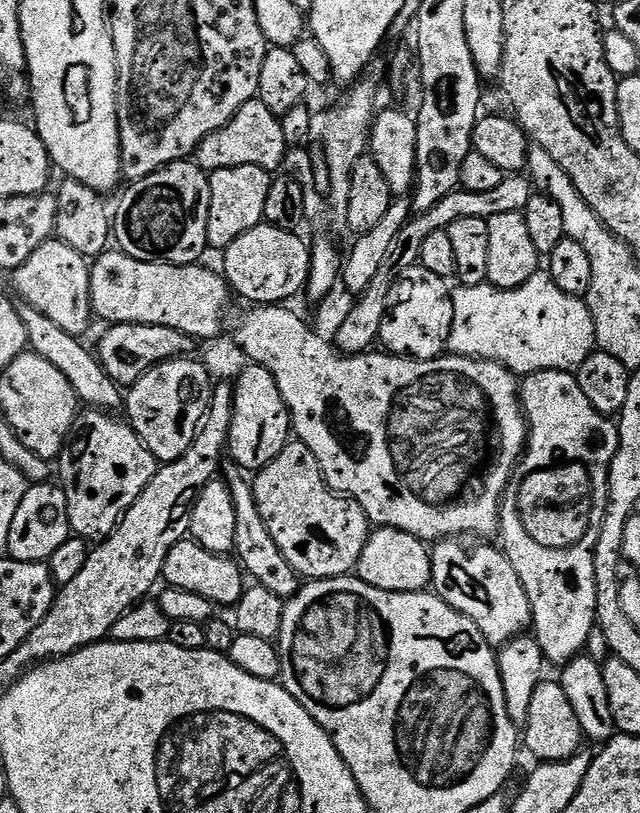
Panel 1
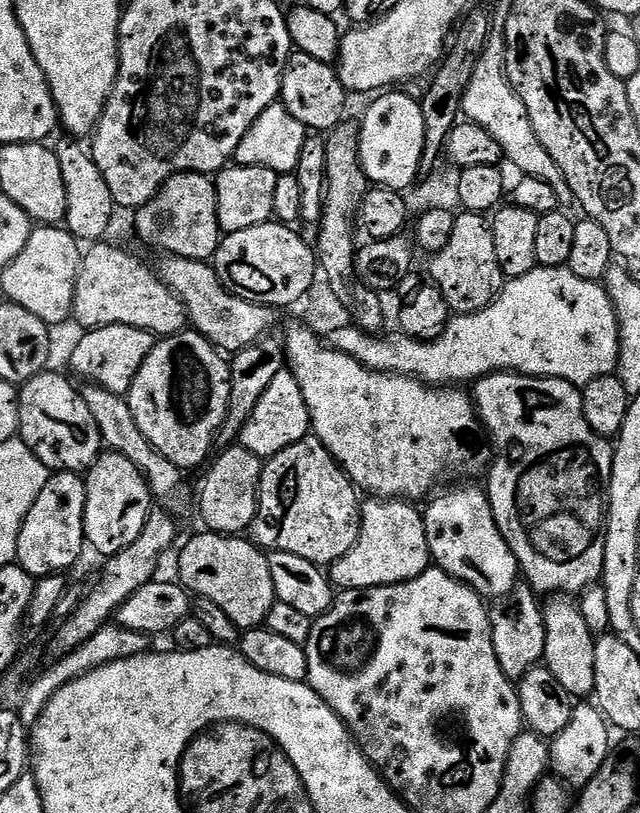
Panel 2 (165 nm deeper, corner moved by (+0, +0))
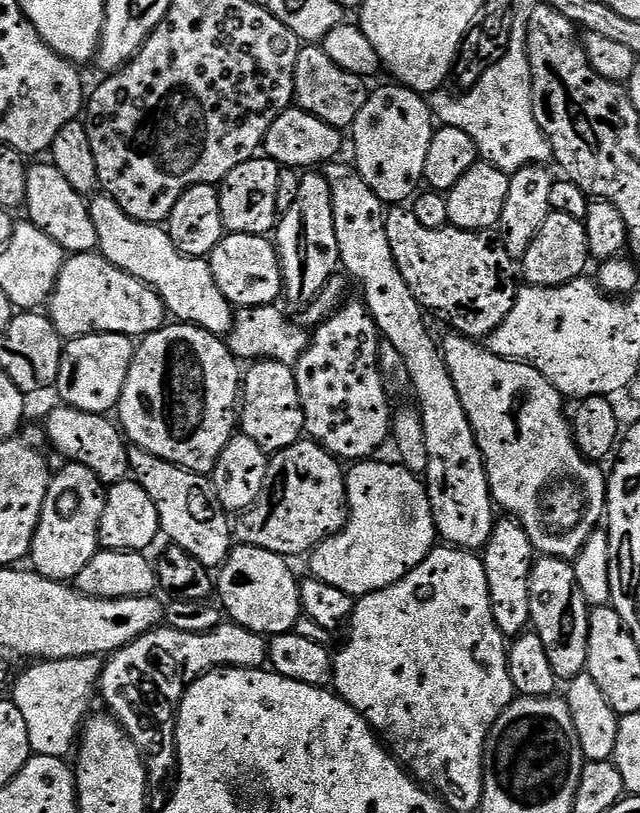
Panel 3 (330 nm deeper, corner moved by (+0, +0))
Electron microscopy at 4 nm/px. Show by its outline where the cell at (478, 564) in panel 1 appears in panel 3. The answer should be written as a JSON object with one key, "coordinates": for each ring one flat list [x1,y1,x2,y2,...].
{"coordinates":[[329,163,322,172,332,187,334,234,338,238,340,264,349,277,352,275,364,287,362,302,375,318,376,329,398,350,410,372,411,391,416,396,426,438,426,487,436,535,445,545,454,548,482,550,488,545,492,533,494,501,476,435,462,406,462,398,458,398,438,340,428,333,425,309,416,301,410,286,406,286,394,262,390,238,386,238,385,204,370,186,366,186,356,167,351,163,340,163]]}

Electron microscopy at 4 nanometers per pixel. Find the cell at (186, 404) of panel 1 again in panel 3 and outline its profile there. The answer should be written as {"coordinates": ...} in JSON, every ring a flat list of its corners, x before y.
{"coordinates":[[172,322,139,341,132,355,130,374,126,374,126,386,120,395,118,424,135,447,177,464,187,472,210,474,237,431,241,392,242,368,227,343,193,324]]}

